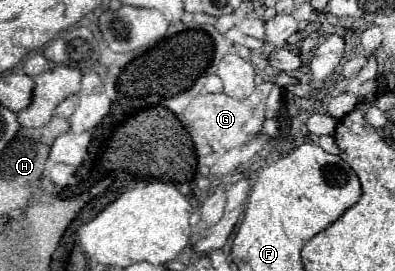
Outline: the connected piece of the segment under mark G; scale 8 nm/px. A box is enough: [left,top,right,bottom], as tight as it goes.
[182,52,274,155]

